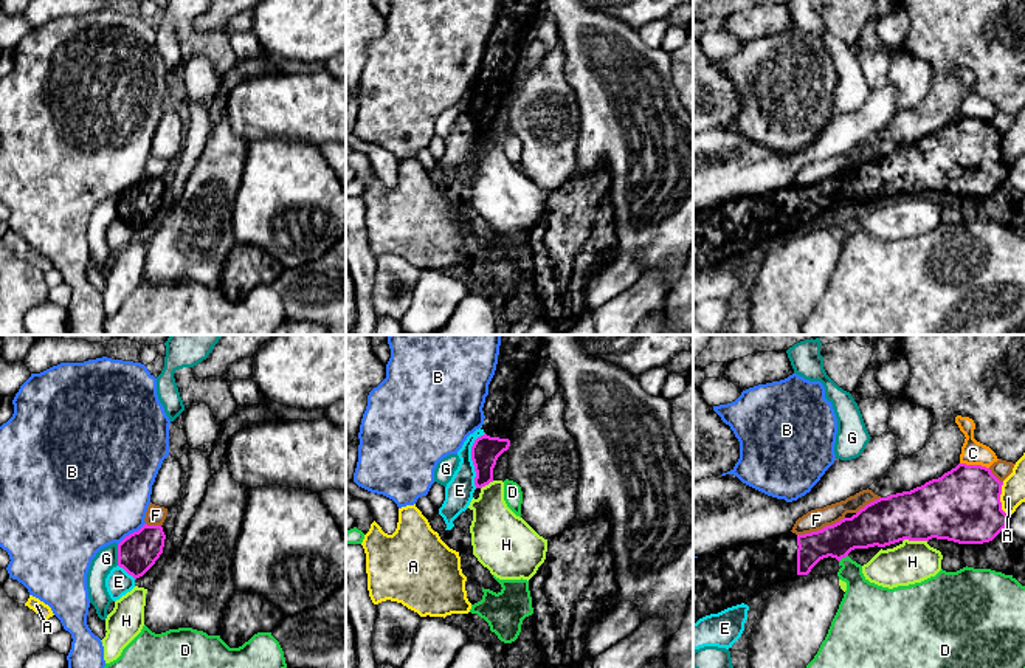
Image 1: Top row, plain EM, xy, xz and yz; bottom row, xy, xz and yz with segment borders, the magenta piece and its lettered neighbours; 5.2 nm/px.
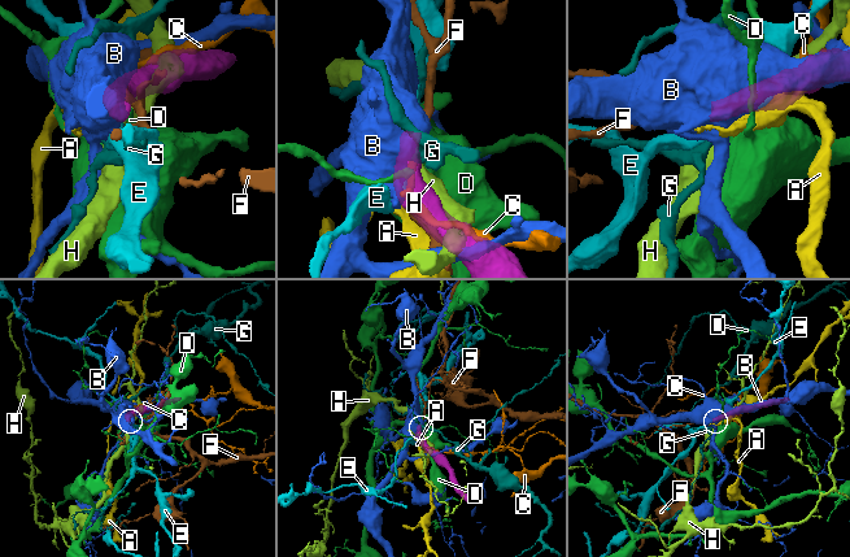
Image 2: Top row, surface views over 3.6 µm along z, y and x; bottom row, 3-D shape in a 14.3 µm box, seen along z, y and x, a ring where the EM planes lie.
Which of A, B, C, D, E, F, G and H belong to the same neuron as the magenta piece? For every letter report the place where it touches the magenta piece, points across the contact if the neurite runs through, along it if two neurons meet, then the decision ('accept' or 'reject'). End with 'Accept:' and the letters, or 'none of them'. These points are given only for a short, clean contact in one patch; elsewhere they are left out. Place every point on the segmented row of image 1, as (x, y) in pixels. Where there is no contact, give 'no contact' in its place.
A: contact yz (999, 499); reject
B: contact xy (131, 533); reject
C: contact yz (974, 465); reject
D: contact yz (842, 557); border yz (847, 555), (839, 561); reject
E: contact xz (472, 459); reject
F: contact yz (822, 529); reject
G: contact xy (118, 555); border xy (117, 544), (118, 564); reject
H: contact yz (914, 540); reject
Accept: none of them

